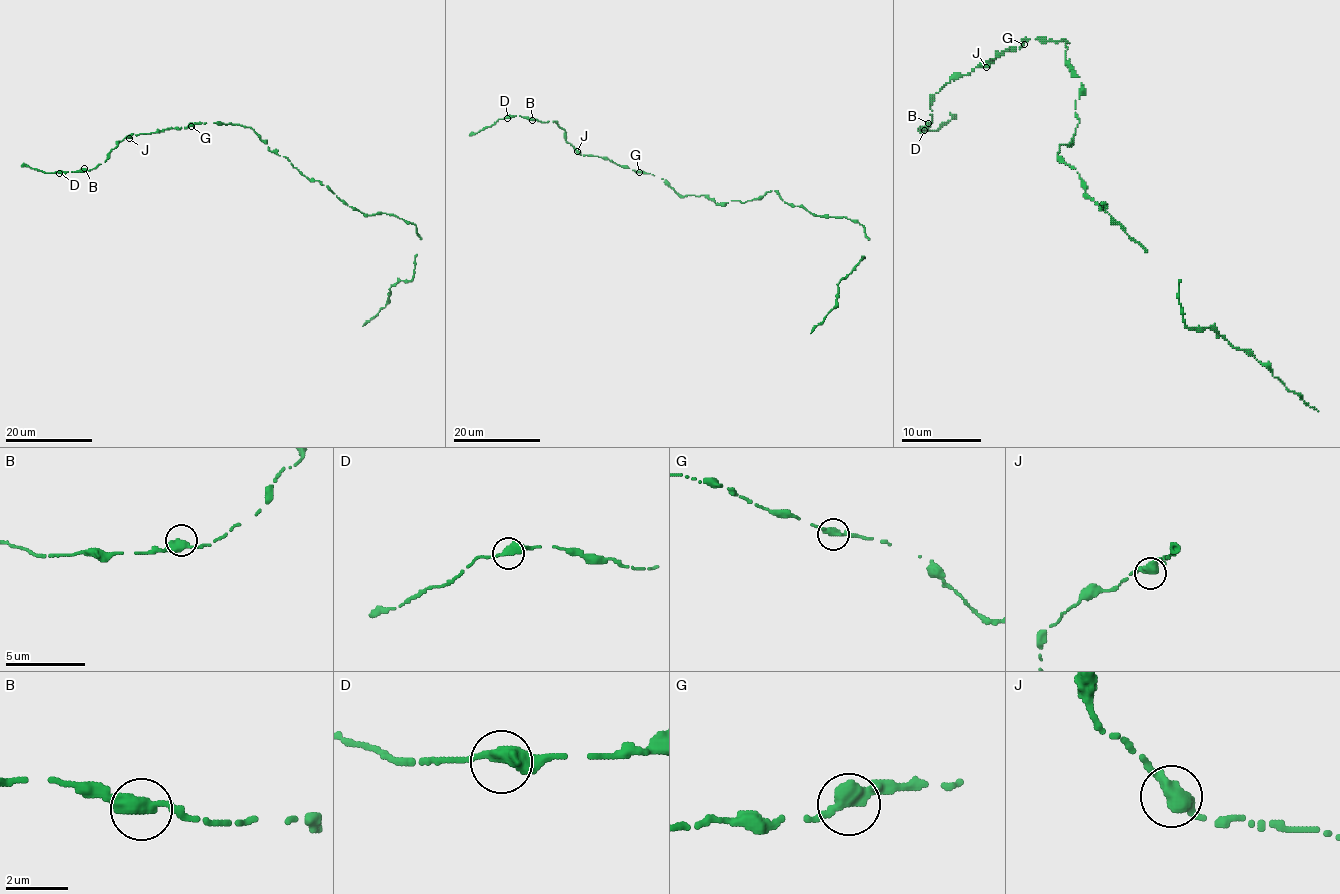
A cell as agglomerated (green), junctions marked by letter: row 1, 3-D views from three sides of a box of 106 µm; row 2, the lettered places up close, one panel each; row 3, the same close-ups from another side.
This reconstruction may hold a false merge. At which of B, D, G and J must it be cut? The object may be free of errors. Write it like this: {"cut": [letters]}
{"cut": []}

